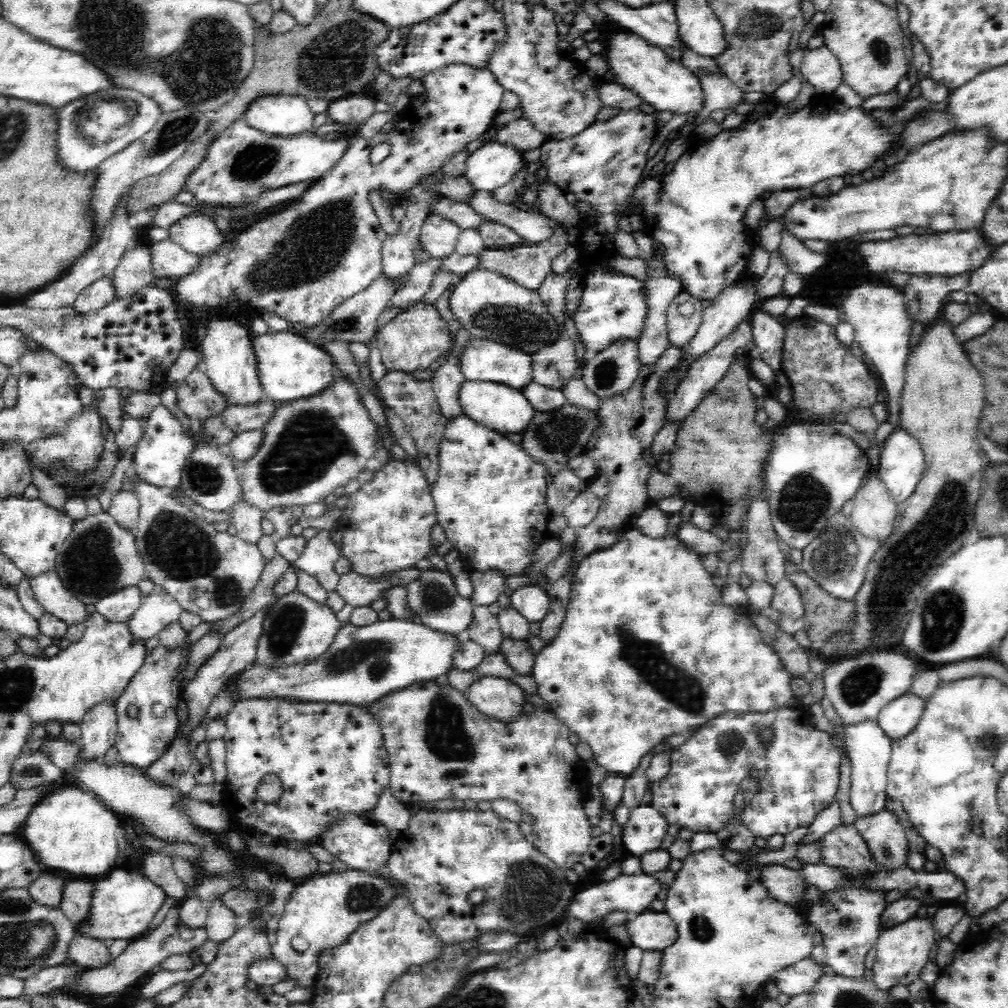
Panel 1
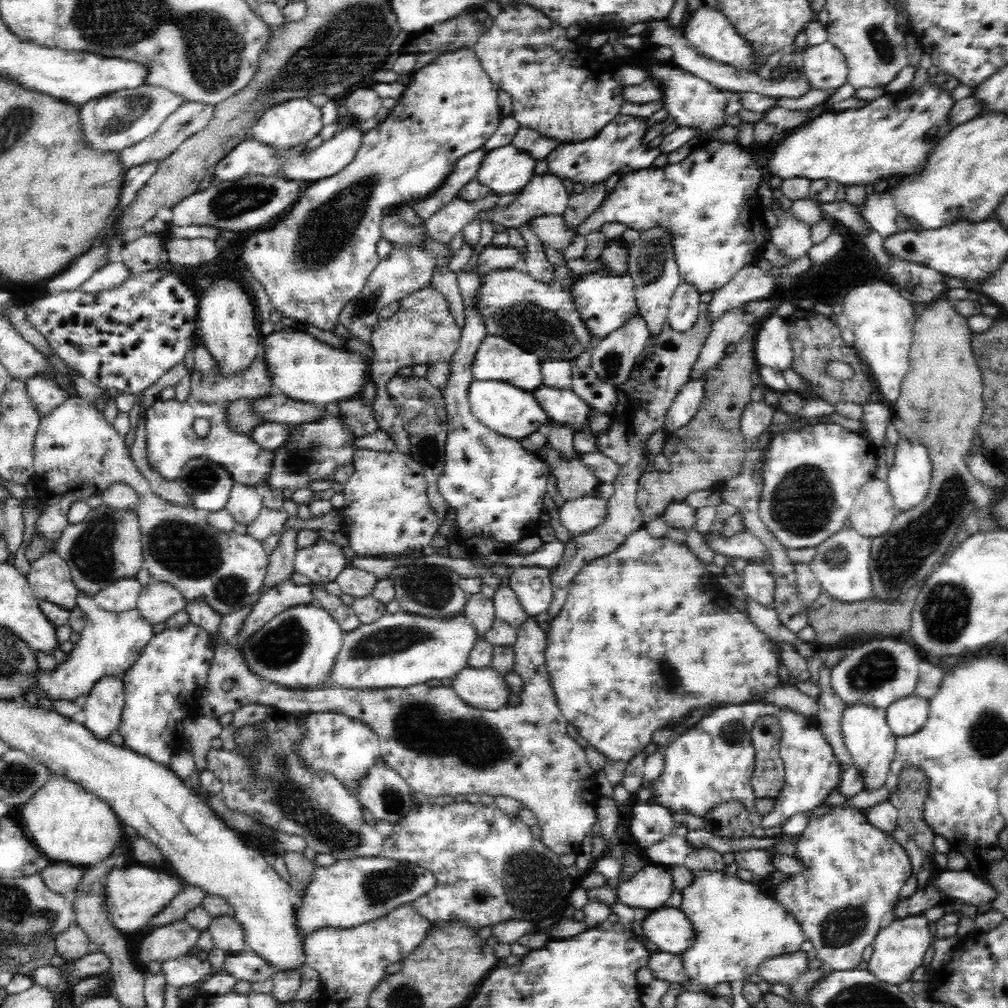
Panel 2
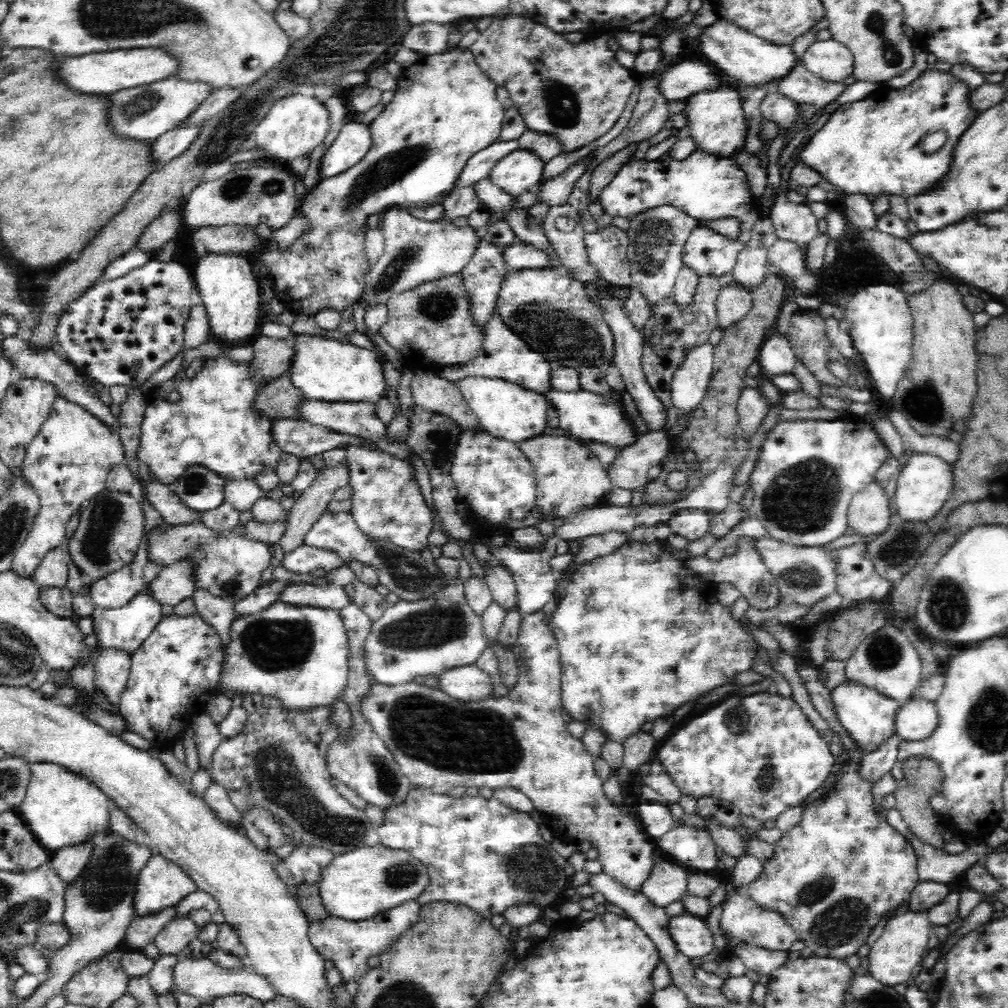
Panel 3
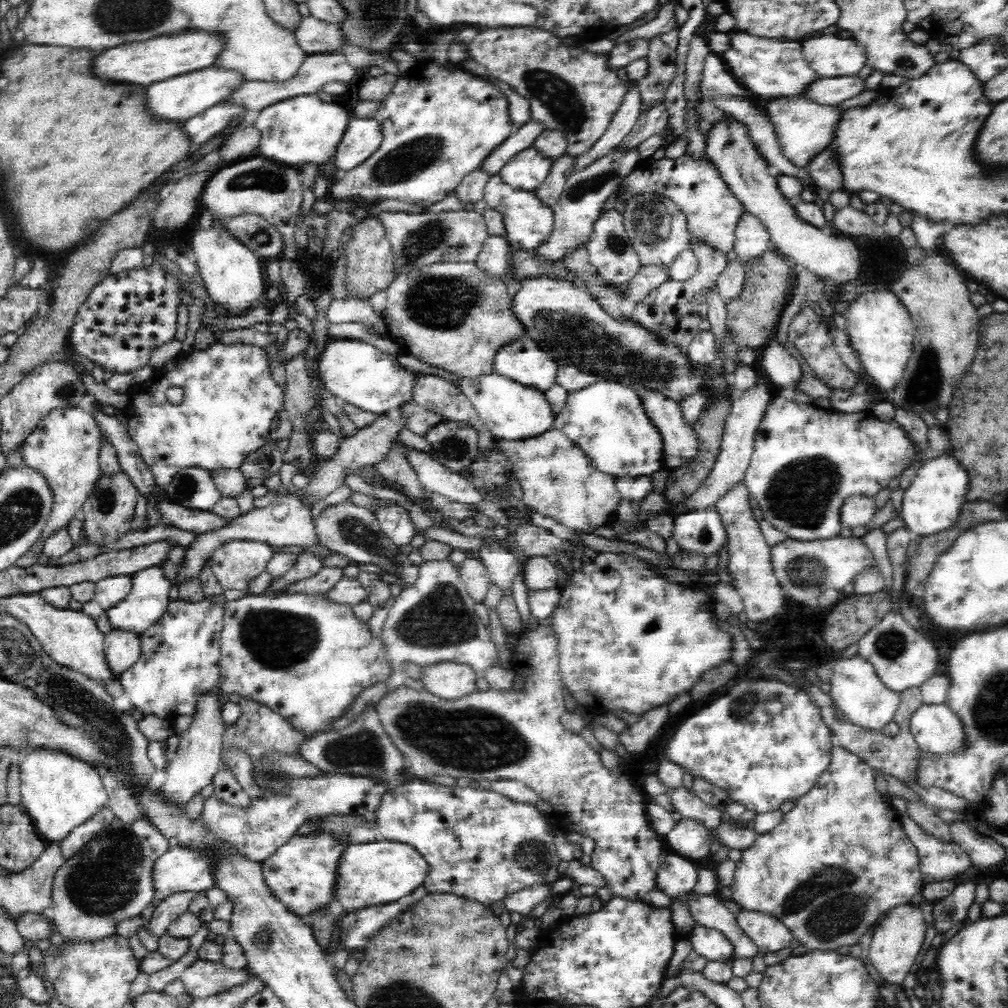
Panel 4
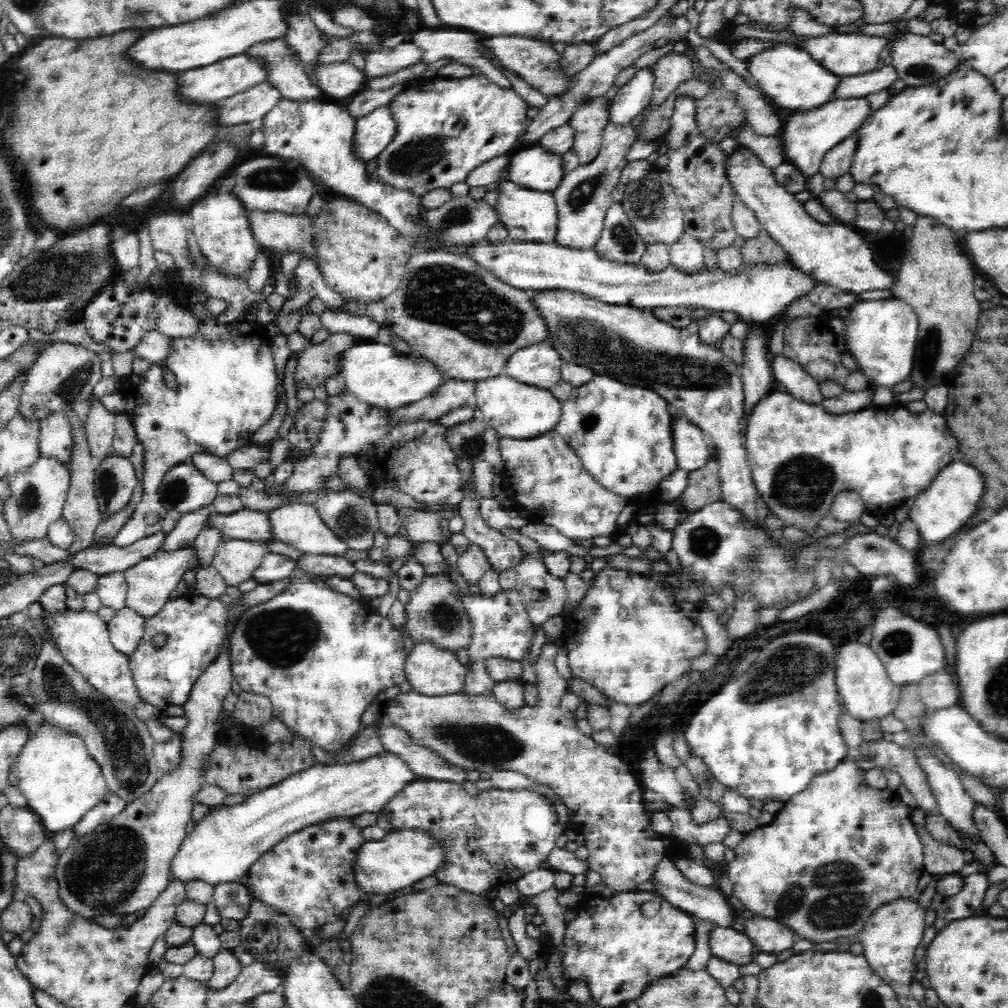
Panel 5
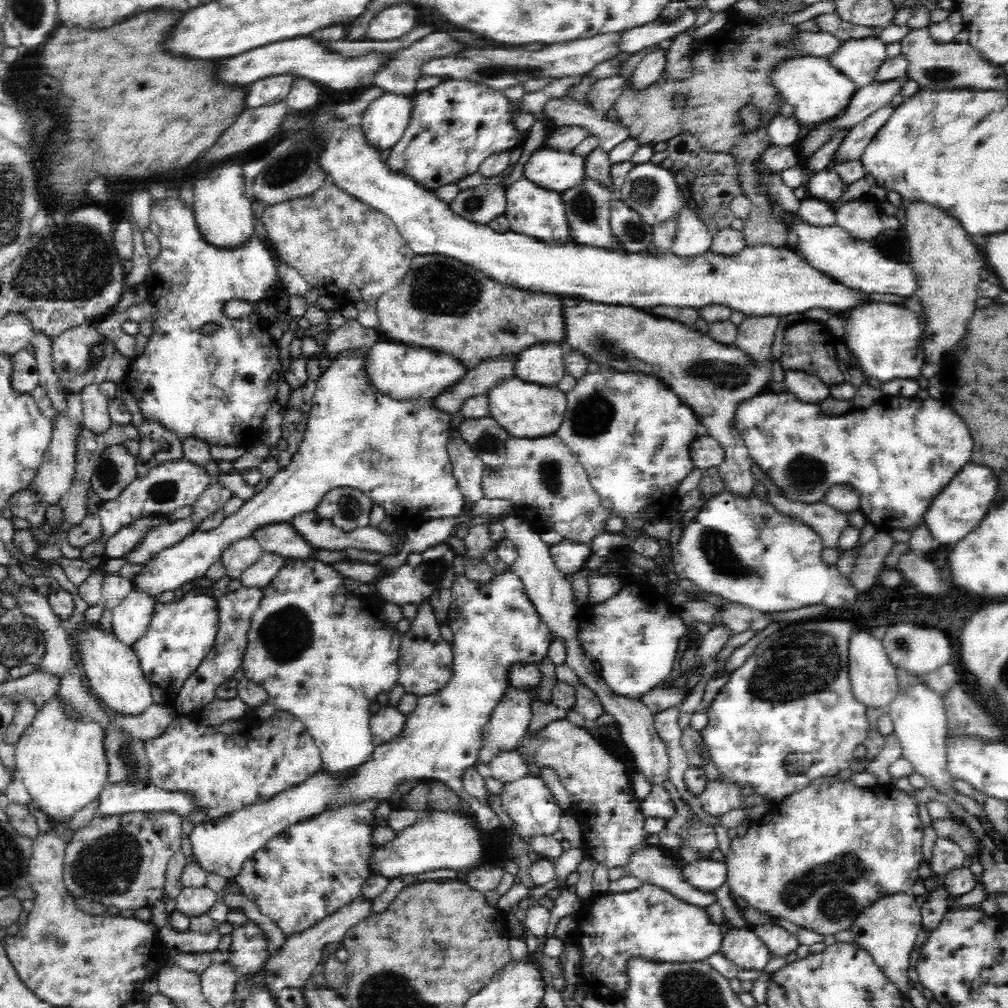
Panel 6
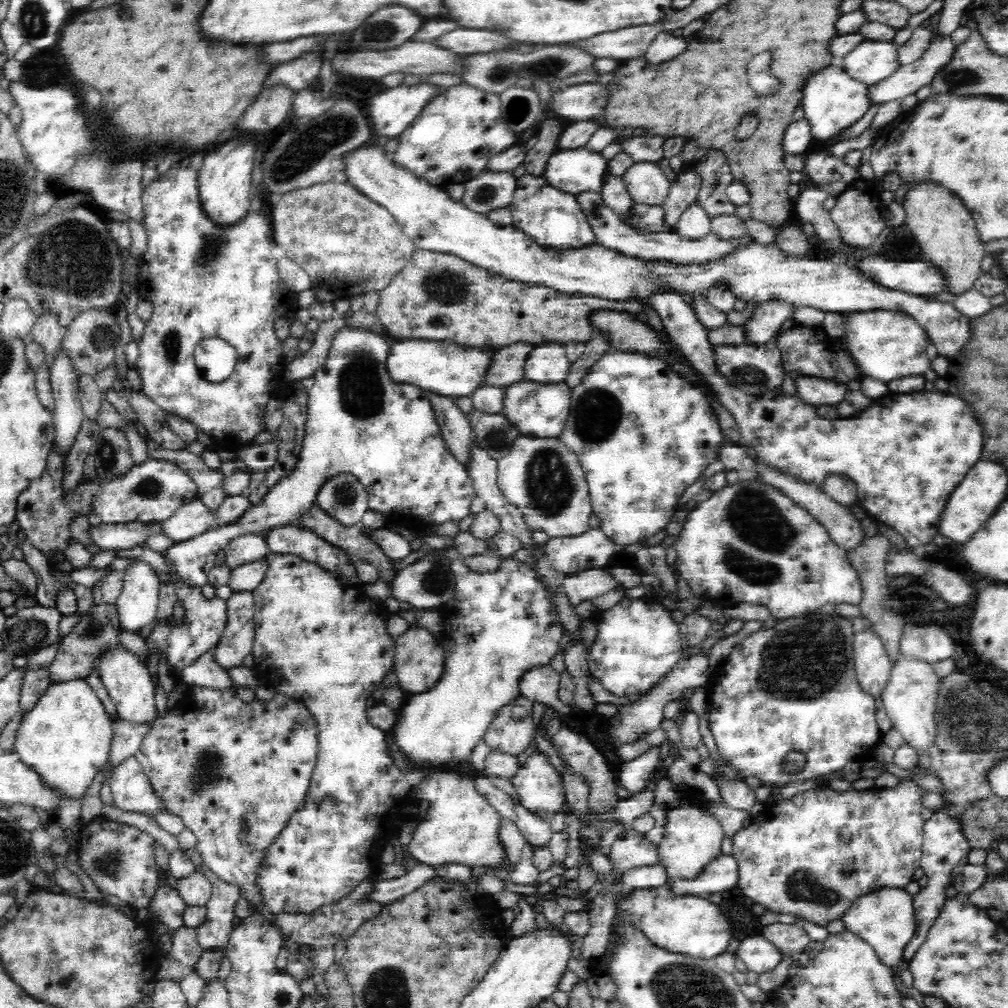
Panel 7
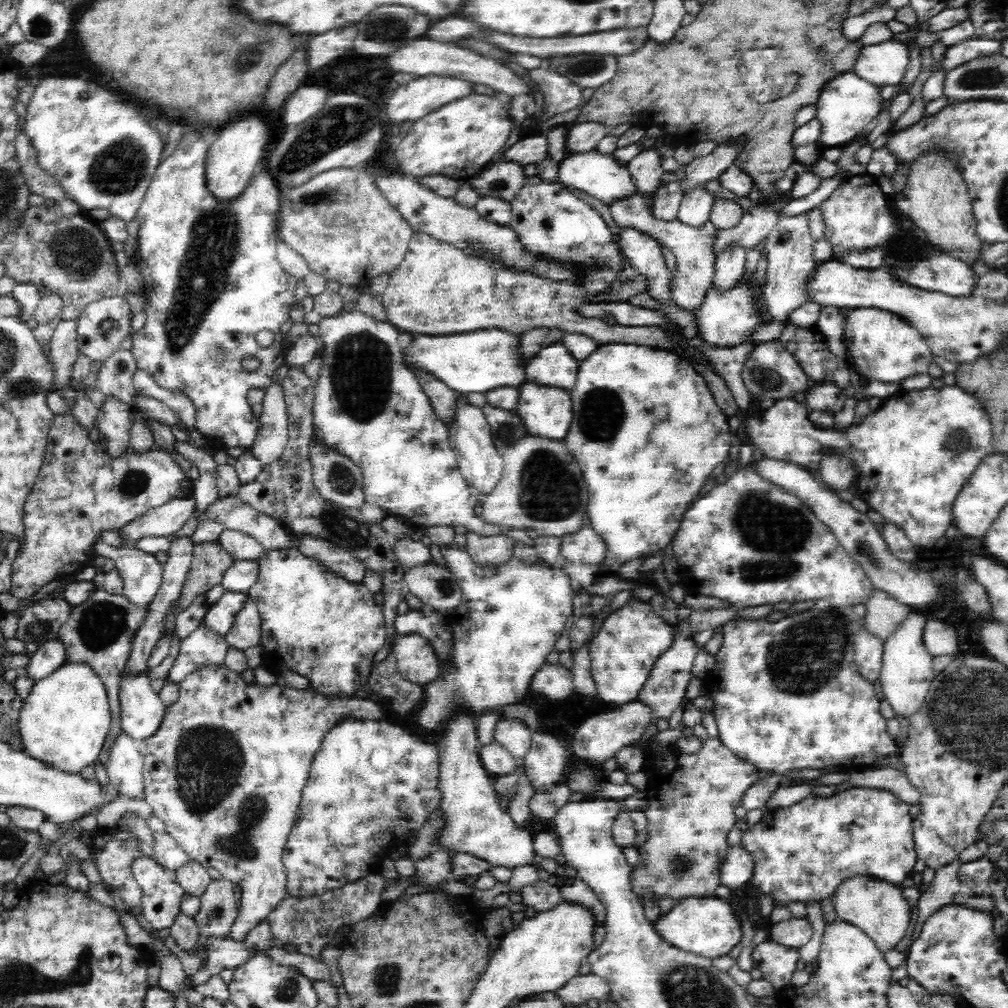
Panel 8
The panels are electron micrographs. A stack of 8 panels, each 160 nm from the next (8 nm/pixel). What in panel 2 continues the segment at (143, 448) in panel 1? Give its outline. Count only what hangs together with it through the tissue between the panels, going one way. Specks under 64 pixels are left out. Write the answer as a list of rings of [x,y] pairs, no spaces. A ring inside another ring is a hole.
[[[190,395],[185,403],[178,403],[175,399],[162,401],[156,398],[146,412],[146,456],[151,469],[166,480],[176,481],[190,459],[204,457],[222,465],[234,483],[262,487],[268,470],[271,470],[274,454],[271,450],[264,451],[259,447],[250,434],[232,431],[227,425],[226,406],[227,404],[200,403],[194,395]],[[196,418],[206,418],[210,422],[210,431],[204,438],[199,438],[192,429],[192,422]]]

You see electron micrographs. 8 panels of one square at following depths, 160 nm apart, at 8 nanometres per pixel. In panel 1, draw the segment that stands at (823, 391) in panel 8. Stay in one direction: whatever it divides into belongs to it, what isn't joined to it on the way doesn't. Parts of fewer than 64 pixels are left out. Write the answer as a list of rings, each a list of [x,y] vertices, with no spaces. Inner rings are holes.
[[[759,309],[754,310],[748,320],[752,335],[752,353],[770,365],[773,371],[779,371],[786,323],[778,322],[775,316]]]

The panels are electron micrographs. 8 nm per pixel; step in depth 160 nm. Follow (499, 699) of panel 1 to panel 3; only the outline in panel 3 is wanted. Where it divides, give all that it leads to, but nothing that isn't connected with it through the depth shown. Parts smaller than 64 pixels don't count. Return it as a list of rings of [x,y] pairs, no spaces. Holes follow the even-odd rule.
[[[476,664],[452,667],[439,679],[439,689],[456,700],[470,702],[493,696],[495,679]]]

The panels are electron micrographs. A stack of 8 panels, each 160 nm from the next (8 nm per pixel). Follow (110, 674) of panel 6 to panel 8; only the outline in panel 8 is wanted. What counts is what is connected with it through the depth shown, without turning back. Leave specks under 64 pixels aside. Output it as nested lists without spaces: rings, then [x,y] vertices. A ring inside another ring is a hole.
[[[148,669],[120,672],[119,707],[122,731],[135,741],[151,737],[164,718],[165,706],[148,677]]]

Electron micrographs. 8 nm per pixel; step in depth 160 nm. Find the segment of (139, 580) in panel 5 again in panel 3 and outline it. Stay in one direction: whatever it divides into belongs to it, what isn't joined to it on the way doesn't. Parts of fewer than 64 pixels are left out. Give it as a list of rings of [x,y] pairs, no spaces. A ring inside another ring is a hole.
[[[147,585],[126,606],[119,609],[102,610],[95,607],[92,614],[93,634],[96,635],[98,643],[91,647],[91,661],[95,663],[97,656],[108,649],[118,649],[132,656],[146,638],[156,628],[162,618],[160,603],[157,603],[148,590]]]

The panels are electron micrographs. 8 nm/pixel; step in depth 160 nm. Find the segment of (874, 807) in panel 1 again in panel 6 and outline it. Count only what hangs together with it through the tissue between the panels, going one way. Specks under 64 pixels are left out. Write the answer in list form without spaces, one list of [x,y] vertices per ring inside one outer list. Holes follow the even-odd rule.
[[[861,631],[852,634],[848,643],[848,679],[851,691],[858,702],[867,708],[882,708],[889,712],[889,704],[896,698],[899,688],[896,680],[896,668],[888,659],[880,640],[876,640],[870,632]]]

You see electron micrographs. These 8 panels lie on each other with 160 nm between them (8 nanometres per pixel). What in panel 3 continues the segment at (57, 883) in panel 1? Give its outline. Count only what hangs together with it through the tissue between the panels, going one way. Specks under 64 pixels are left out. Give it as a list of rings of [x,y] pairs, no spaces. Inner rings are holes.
[[[92,841],[59,848],[52,853],[48,867],[56,873],[56,877],[64,883],[64,886],[68,886],[82,874],[85,866],[89,863],[92,851]]]

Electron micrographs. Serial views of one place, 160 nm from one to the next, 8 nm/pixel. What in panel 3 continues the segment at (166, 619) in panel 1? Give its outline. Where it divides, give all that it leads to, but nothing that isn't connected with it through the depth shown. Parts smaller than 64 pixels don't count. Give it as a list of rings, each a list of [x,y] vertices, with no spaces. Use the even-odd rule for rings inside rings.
[[[178,562],[160,570],[148,585],[148,590],[160,606],[176,606],[191,597],[194,590],[193,567],[189,562]]]

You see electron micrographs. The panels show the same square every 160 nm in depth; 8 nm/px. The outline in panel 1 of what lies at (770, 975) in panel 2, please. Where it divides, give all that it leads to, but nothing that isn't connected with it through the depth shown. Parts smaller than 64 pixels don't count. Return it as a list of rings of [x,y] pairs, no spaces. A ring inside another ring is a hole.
[[[806,957],[796,965],[780,970],[773,976],[772,982],[776,984],[780,993],[790,998],[802,994],[810,994],[818,980],[825,976],[824,964],[818,963],[812,957]]]

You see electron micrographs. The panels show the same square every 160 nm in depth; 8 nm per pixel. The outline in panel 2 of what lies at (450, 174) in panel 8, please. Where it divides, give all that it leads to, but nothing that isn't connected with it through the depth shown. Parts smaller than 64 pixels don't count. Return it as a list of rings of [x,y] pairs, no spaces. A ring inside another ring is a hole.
[[[462,48],[452,53],[437,56],[431,63],[426,65],[426,68],[422,68],[414,76],[414,82],[408,86],[404,96],[398,99],[398,106],[392,110],[392,114],[381,123],[378,123],[374,129],[363,133],[360,149],[350,163],[344,166],[340,172],[323,179],[318,179],[318,182],[314,182],[310,188],[306,188],[304,194],[300,195],[300,198],[291,206],[287,214],[276,221],[274,226],[268,227],[268,230],[258,230],[244,235],[241,239],[239,263],[250,270],[252,276],[262,284],[262,288],[264,288],[266,295],[270,299],[270,304],[274,306],[273,310],[280,312],[282,318],[292,318],[297,322],[303,323],[305,326],[315,326],[320,330],[334,333],[338,325],[339,311],[346,302],[354,299],[364,289],[367,277],[370,276],[370,273],[380,262],[377,246],[383,243],[381,238],[382,210],[386,206],[392,206],[392,204],[400,204],[400,202],[408,204],[408,200],[420,200],[420,198],[426,198],[428,194],[434,193],[443,184],[444,178],[447,178],[448,174],[452,172],[456,162],[461,157],[464,157],[464,154],[480,149],[483,146],[486,140],[492,136],[492,133],[496,132],[501,119],[504,117],[498,105],[498,92],[499,89],[487,76],[473,50]]]

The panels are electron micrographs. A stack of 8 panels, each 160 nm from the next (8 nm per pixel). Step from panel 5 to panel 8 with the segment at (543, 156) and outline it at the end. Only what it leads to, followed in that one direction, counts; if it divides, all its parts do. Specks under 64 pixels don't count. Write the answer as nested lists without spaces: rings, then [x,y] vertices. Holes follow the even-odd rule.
[[[595,150],[584,153],[568,153],[562,162],[558,162],[557,177],[557,180],[567,189],[581,190],[609,205],[638,192],[634,178],[624,164],[619,163],[612,155],[599,154]]]

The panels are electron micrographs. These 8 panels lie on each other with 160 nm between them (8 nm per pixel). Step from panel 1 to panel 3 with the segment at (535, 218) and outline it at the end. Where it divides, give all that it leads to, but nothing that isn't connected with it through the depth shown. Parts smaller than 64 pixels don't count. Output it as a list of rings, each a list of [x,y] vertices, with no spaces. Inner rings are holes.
[[[569,203],[550,207],[540,226],[559,258],[558,264],[567,266],[583,283],[592,284],[600,280],[599,272],[588,260],[582,217],[576,208]]]

